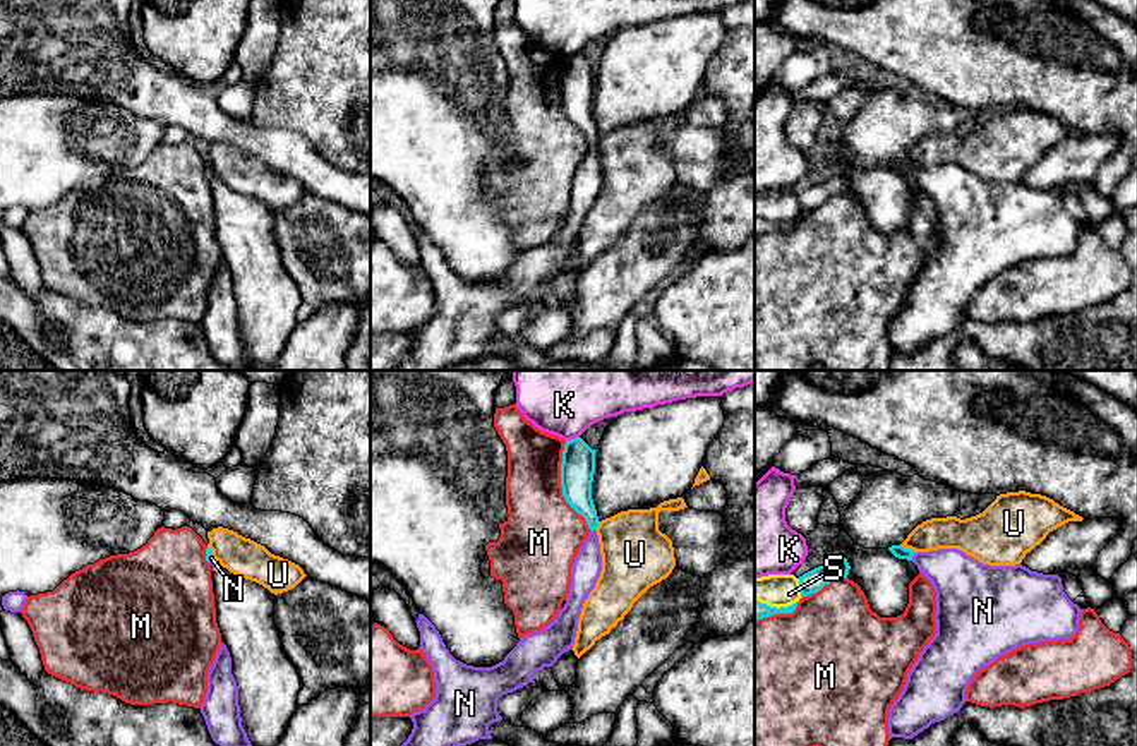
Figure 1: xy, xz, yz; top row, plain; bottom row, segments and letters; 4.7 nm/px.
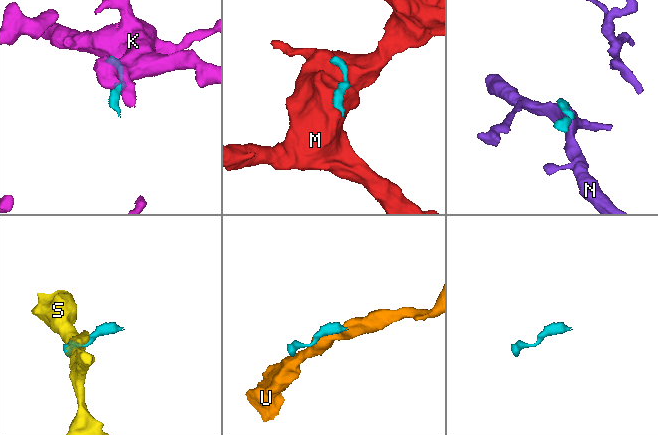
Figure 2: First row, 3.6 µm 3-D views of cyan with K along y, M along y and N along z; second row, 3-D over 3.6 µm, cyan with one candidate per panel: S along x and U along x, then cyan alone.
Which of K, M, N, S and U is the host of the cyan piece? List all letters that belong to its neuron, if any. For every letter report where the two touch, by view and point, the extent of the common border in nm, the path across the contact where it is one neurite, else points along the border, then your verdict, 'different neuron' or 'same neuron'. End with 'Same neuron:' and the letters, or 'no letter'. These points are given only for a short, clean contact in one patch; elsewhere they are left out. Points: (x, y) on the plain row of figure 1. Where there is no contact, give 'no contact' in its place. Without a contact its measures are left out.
K: xz (571, 55) | 70 nm | different neuron
M: yz (796, 218) | 480 nm | different neuron
N: xz (594, 144) | 30 nm | across xz (577, 95), (578, 114), (594, 144), (587, 182) | same neuron
S: yz (786, 223) | 240 nm | different neuron
U: yz (908, 165) | 80 nm | along yz (901, 160), (914, 168) | different neuron
Same neuron: N

